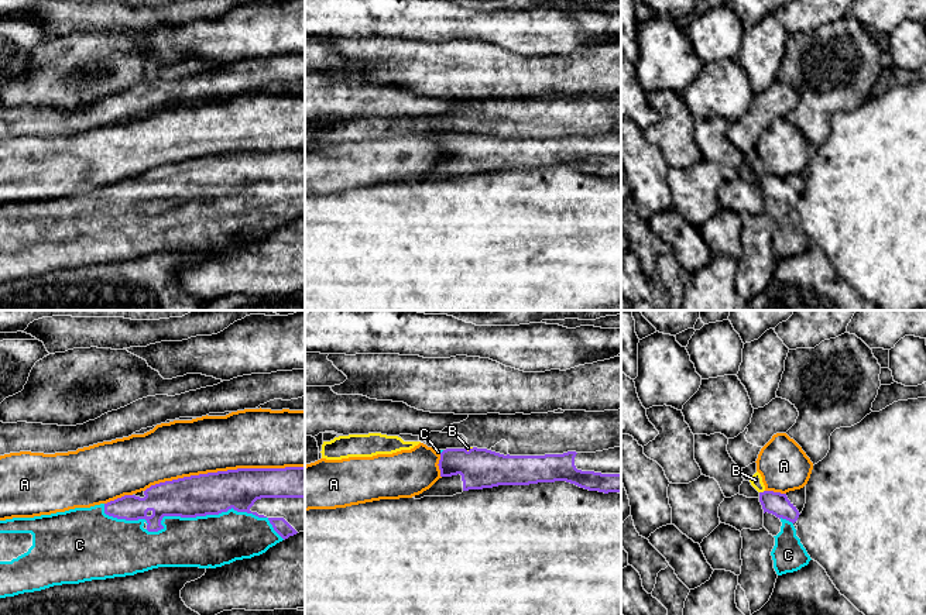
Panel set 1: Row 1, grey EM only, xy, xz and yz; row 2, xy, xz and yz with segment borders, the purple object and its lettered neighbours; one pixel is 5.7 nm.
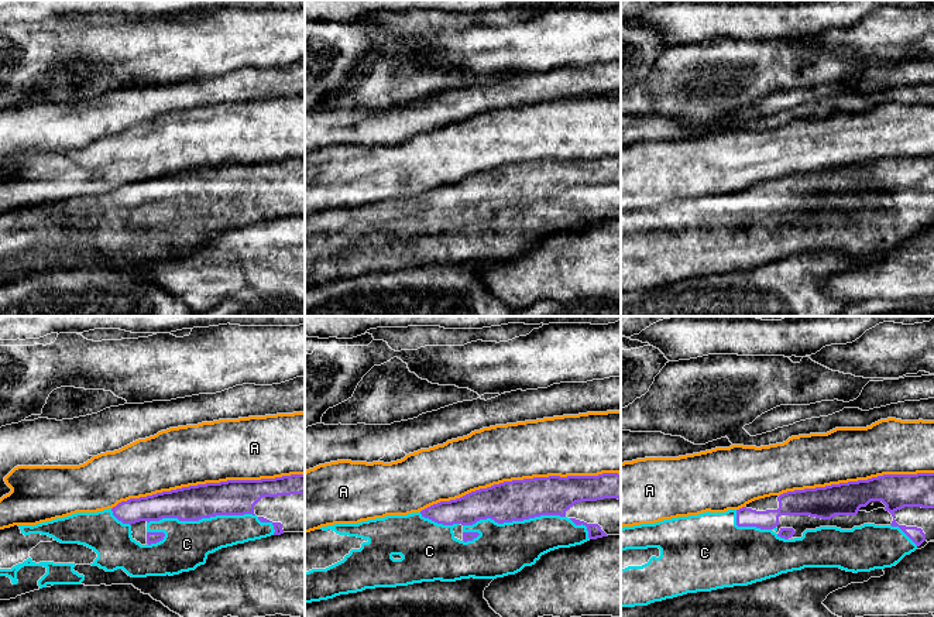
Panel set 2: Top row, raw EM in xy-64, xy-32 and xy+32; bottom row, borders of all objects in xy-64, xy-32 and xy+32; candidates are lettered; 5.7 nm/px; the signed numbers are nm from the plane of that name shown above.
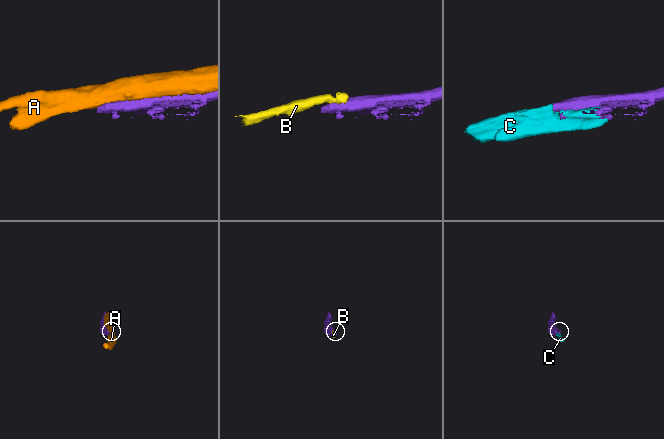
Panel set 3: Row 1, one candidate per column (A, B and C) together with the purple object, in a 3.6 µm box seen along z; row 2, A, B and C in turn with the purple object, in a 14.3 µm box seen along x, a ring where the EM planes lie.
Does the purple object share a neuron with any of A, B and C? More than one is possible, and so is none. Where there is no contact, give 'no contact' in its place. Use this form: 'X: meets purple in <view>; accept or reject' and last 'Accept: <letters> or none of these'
A: meets purple in xy; reject
B: meets purple in yz; reject
C: meets purple in xy; accept
Accept: C

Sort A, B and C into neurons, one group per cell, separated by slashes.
A / B / C

